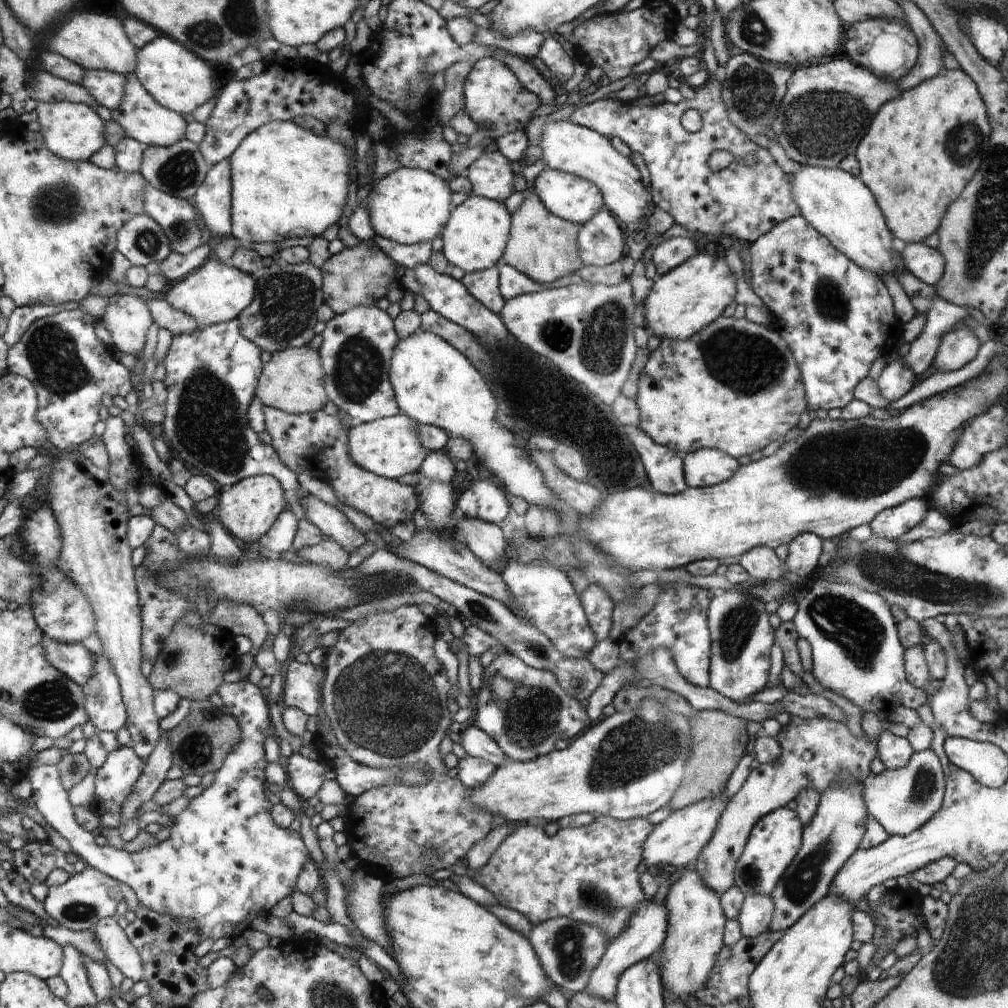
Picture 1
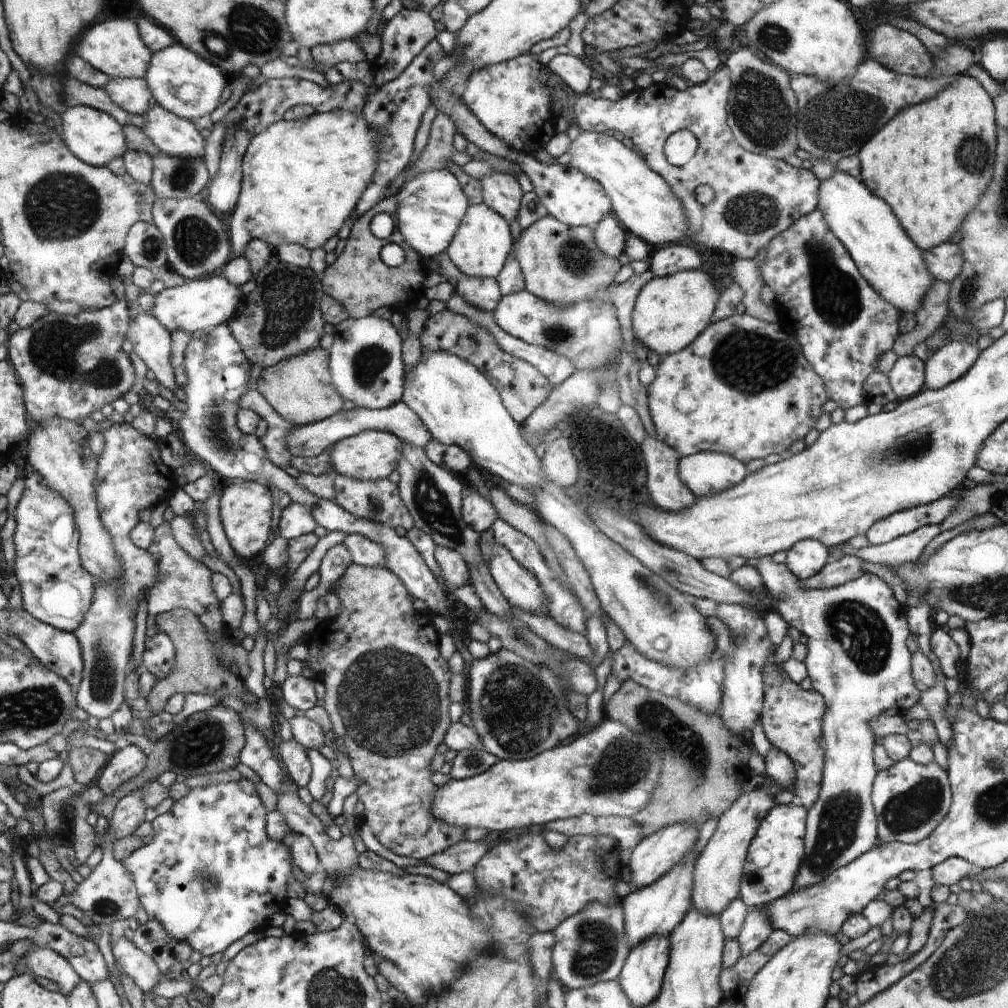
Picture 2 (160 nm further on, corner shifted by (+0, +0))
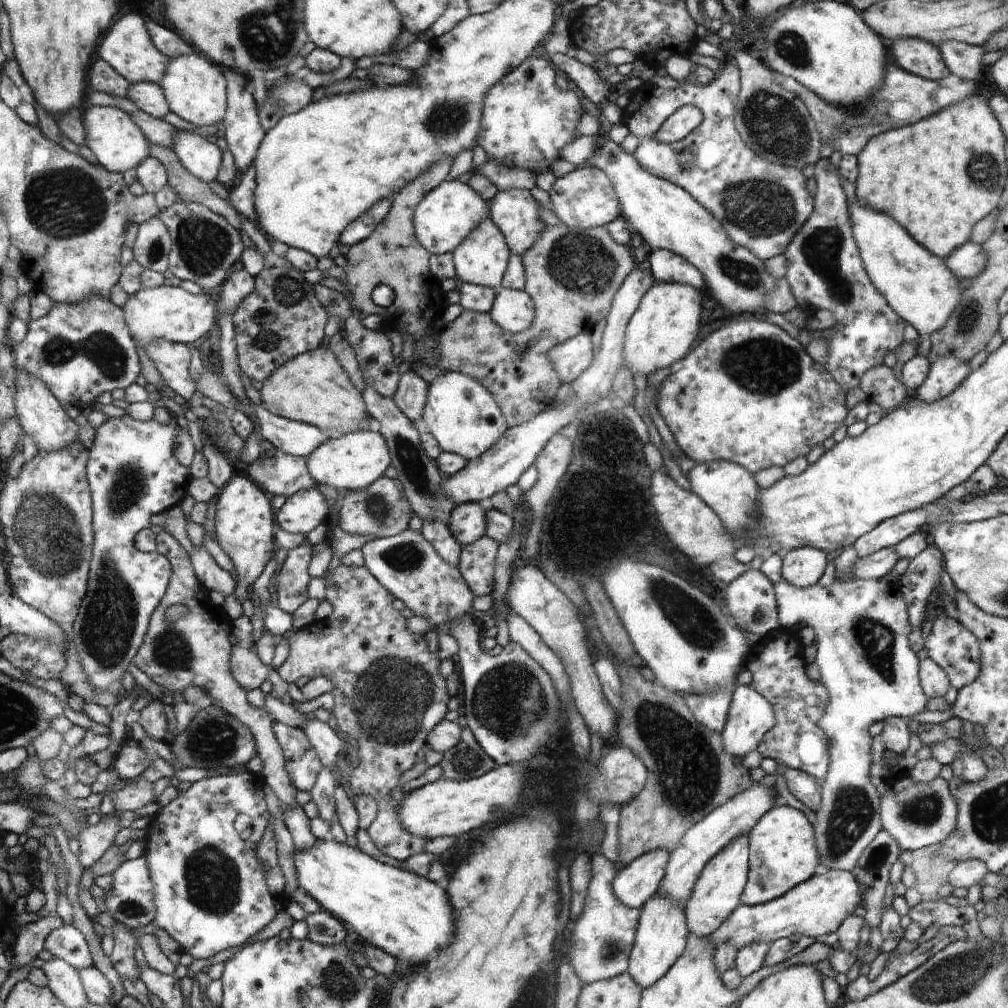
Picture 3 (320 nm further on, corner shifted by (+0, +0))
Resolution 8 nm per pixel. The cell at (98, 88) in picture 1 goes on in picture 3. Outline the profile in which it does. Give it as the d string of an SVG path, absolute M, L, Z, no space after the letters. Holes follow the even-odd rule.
M134 82L128 88L126 99L134 102L138 110L161 119L171 112L168 102L166 102L165 92L162 92L160 84L149 82Z

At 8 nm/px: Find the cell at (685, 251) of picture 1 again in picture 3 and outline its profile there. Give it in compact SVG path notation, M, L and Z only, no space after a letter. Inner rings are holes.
M649 250L645 265L659 282L688 284L698 290L704 286L705 278L696 266L670 250Z

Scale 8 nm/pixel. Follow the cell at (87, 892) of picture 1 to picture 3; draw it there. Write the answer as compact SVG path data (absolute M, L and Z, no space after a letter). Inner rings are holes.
M140 856L135 860L122 862L114 872L112 872L113 882L110 889L104 890L106 894L106 912L118 923L122 923L128 928L142 928L154 922L156 916L156 906L154 906L154 885L150 880L150 869L146 864L146 858Z

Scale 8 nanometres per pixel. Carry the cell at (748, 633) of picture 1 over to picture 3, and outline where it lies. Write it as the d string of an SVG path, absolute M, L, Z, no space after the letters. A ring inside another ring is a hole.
M751 685L735 686L732 697L729 718L721 736L728 754L744 759L747 754L760 747L766 732L769 732L770 728L776 724L776 718L774 718L774 710L769 702L765 700L764 696L758 694Z

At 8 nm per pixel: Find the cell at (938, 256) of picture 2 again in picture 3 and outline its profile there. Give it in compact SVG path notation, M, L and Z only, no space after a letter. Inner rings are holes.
M971 241L962 244L962 247L956 248L953 254L943 259L946 268L954 273L959 279L974 279L982 274L986 268L988 256L984 254L982 246Z

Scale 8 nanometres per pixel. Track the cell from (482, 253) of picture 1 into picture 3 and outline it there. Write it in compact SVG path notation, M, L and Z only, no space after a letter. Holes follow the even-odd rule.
M488 216L482 220L473 232L462 244L454 248L452 252L453 264L459 283L471 283L481 286L488 286L498 290L502 283L502 278L508 271L508 263L512 250L509 248L509 242L506 241L502 230L494 224L492 217Z

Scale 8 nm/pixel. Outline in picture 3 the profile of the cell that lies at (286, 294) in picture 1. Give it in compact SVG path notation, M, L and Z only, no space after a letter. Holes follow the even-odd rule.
M289 263L280 268L264 268L255 277L254 292L248 294L233 315L233 340L238 365L251 380L264 380L288 358L314 351L324 340L326 310L316 297L316 286Z

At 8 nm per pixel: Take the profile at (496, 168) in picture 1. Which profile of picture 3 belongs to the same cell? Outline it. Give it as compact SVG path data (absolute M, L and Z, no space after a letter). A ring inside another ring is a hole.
M508 188L497 190L490 202L490 217L502 230L514 254L522 257L540 238L544 224L540 224L540 206L528 190Z

